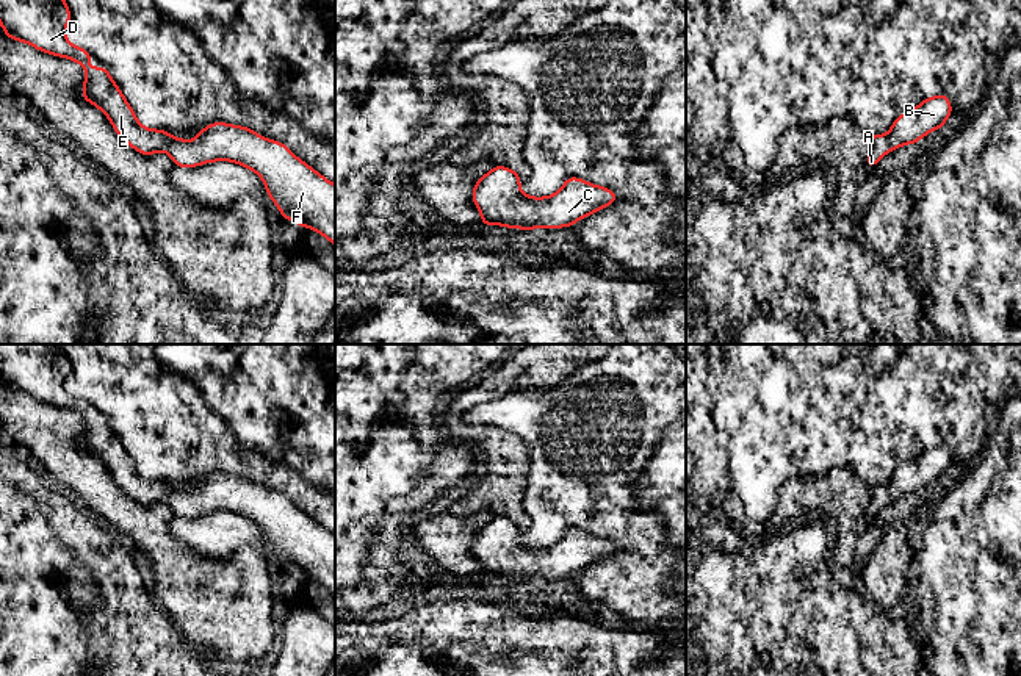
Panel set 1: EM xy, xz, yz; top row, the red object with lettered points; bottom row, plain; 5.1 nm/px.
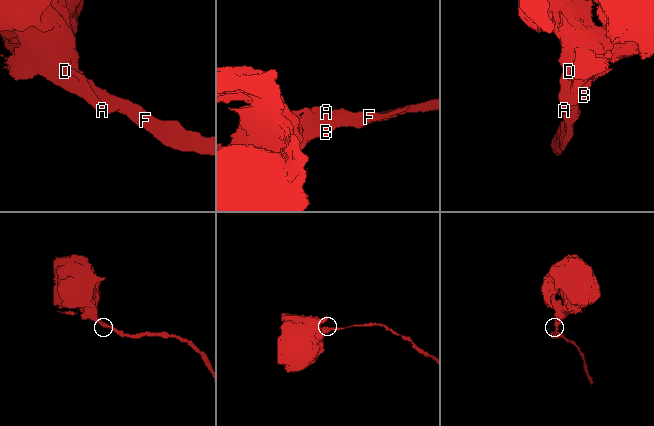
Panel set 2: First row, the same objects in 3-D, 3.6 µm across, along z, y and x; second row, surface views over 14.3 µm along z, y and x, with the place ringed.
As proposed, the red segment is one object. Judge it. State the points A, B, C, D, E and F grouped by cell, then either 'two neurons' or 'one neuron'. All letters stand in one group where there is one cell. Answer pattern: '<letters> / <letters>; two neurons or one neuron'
A B C D E F; one neuron

